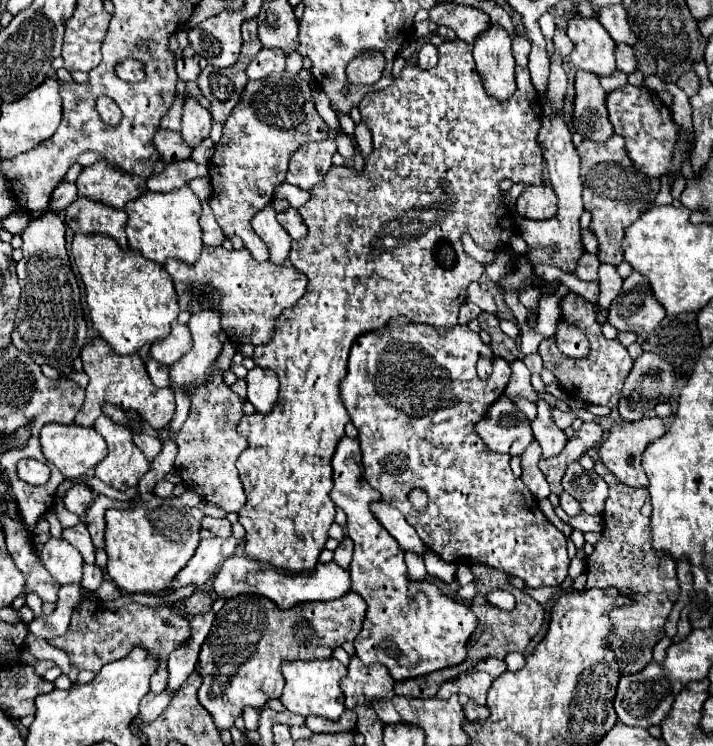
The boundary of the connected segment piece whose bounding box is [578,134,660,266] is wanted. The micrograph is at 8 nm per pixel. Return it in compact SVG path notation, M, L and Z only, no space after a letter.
M616 134L600 144L594 144L594 140L582 140L578 144L578 154L582 160L580 174L584 184L584 192L582 192L584 210L592 214L590 230L598 238L596 256L600 258L602 264L618 266L622 262L624 228L634 220L638 220L652 206L660 190L660 180L648 178L634 168L634 164L630 162L624 150L624 140Z

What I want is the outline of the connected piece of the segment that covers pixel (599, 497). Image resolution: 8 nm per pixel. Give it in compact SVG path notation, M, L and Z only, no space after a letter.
M572 462L566 468L562 486L572 498L576 498L580 502L584 512L588 512L588 514L604 512L608 486L594 470L584 470L580 466L580 462Z

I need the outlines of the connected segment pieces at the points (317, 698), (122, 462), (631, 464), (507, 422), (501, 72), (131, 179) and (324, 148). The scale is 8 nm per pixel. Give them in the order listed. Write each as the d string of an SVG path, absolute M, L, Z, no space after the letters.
M336 658L328 660L294 660L294 662L284 662L282 664L282 674L286 680L286 686L282 690L280 702L284 704L286 710L300 714L300 716L322 716L328 720L338 720L342 712L346 710L344 706L344 694L340 690L340 678L346 676L346 666L342 666Z
M102 414L94 422L94 430L108 444L108 456L96 466L96 478L116 490L128 490L136 486L150 466L144 454L132 442L130 428L116 424Z
M658 416L642 418L638 422L614 424L608 432L606 442L602 442L602 446L600 446L600 460L622 484L628 484L628 486L634 486L634 488L638 488L638 486L648 488L648 478L646 478L646 472L640 466L640 458L642 458L642 452L644 452L646 444L656 440L656 438L662 438L664 432L666 432L664 422Z
M500 396L500 400L488 408L484 420L476 424L476 432L492 452L504 452L510 456L522 454L534 438L530 422L506 396Z
M492 24L488 32L476 36L474 62L492 98L508 100L514 94L514 56L510 50L510 34L502 26Z
M100 160L92 166L86 166L78 180L78 196L98 200L106 206L122 210L126 202L136 200L146 192L146 180L132 176L106 160Z
M324 140L324 142L312 142L302 144L296 154L292 154L286 182L298 186L300 190L310 190L314 184L318 184L328 168L332 166L332 154L336 152L336 142Z

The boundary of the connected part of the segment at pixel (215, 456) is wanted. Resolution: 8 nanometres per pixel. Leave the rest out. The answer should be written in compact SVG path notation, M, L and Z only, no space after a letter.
M216 310L196 312L192 314L188 328L192 332L194 346L186 356L170 366L170 384L172 388L194 388L196 384L196 394L192 394L188 420L176 434L178 456L174 466L180 472L184 484L204 502L216 504L226 512L238 512L246 500L238 470L234 466L236 458L246 448L246 440L236 430L240 418L244 416L244 400L224 384L224 370L216 368L216 360L222 352L222 342L218 340L220 314Z

